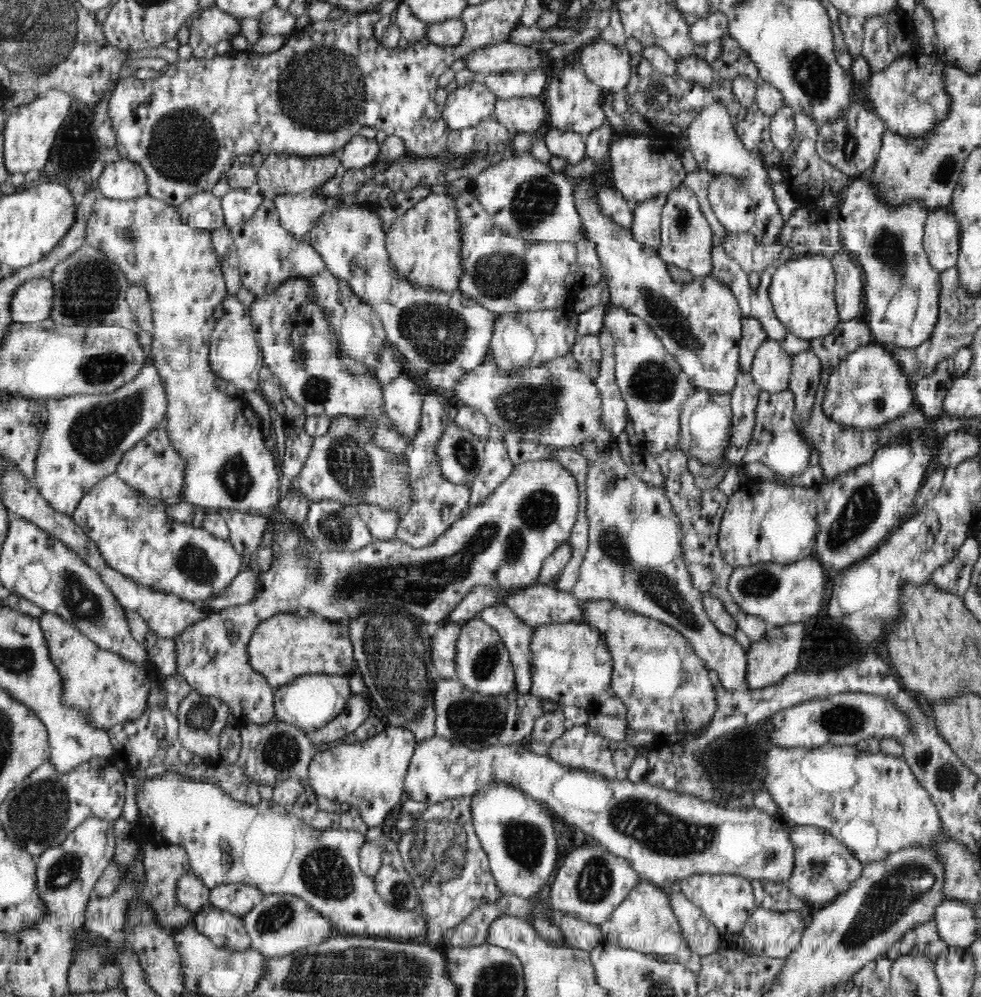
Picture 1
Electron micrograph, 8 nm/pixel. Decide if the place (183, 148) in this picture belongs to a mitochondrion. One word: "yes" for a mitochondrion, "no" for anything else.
yes

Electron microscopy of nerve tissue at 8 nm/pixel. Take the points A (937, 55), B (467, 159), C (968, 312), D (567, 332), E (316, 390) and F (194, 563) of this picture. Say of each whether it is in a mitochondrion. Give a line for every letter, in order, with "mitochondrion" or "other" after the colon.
A: other
B: other
C: mitochondrion
D: other
E: mitochondrion
F: mitochondrion

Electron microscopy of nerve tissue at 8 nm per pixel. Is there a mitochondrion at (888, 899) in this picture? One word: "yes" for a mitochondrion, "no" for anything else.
yes

